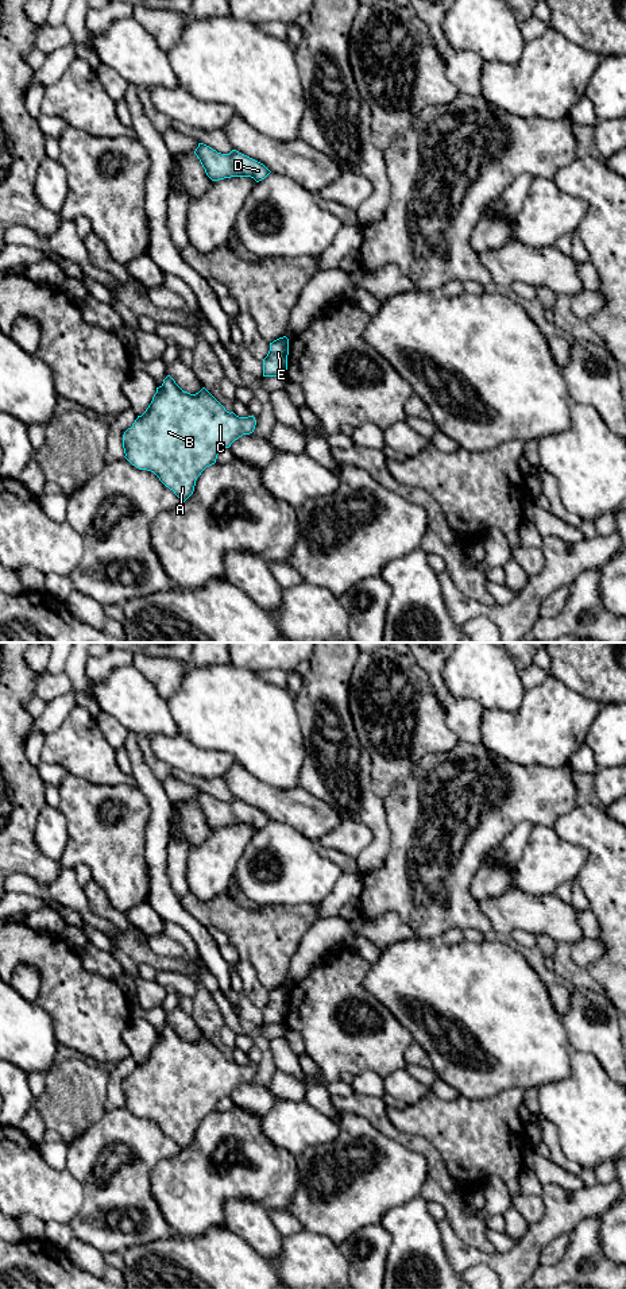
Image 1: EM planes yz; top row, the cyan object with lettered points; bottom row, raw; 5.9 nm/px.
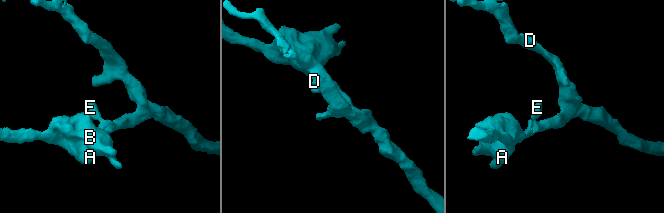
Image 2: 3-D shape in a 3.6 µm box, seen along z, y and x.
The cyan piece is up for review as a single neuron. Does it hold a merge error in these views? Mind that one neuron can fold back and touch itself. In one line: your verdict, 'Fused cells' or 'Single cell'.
Single cell

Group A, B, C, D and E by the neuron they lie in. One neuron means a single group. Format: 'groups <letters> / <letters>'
groups A B C D E

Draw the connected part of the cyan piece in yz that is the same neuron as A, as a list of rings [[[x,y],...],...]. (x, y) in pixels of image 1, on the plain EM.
[[[167,1023],[156,1035],[151,1051],[123,1082],[125,1107],[139,1118],[154,1120],[159,1128],[185,1150],[194,1139],[201,1120],[216,1111],[217,1103],[231,1092],[254,1080],[254,1064],[239,1065],[205,1037],[190,1042]]]

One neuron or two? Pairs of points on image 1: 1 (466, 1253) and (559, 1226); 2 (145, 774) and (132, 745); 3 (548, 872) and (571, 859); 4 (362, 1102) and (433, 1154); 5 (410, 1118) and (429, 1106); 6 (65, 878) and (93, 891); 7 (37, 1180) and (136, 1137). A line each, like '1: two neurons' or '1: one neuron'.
1: one neuron
2: one neuron
3: one neuron
4: one neuron
5: one neuron
6: two neurons
7: two neurons

